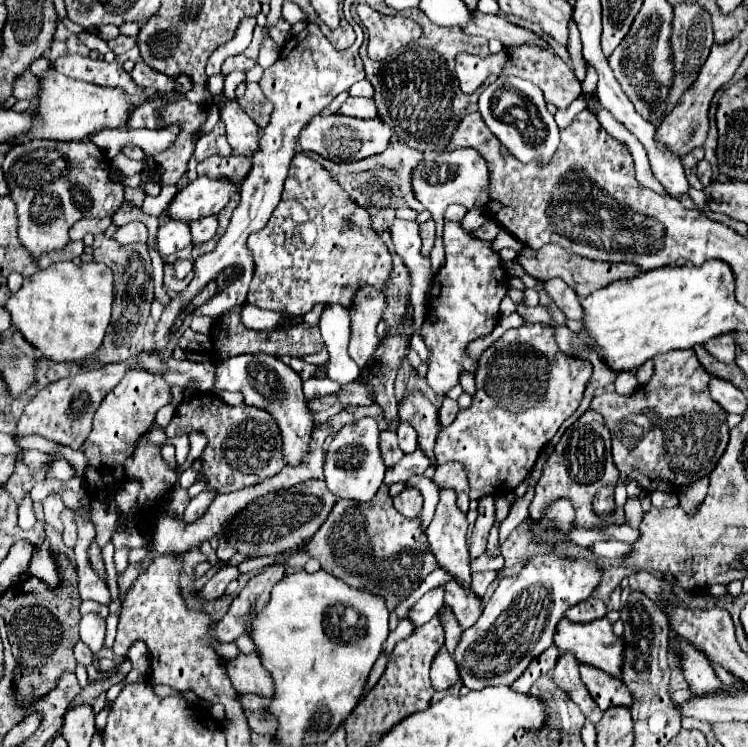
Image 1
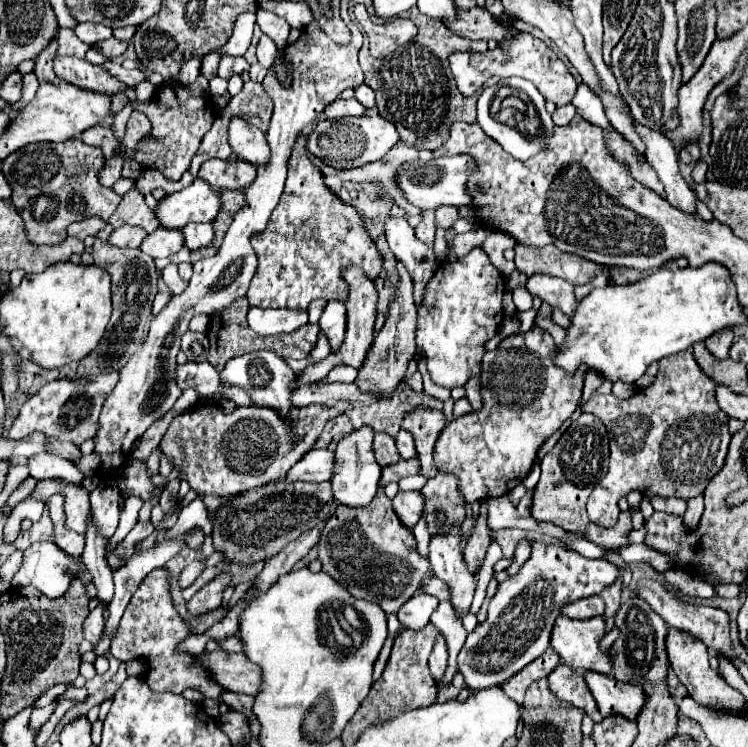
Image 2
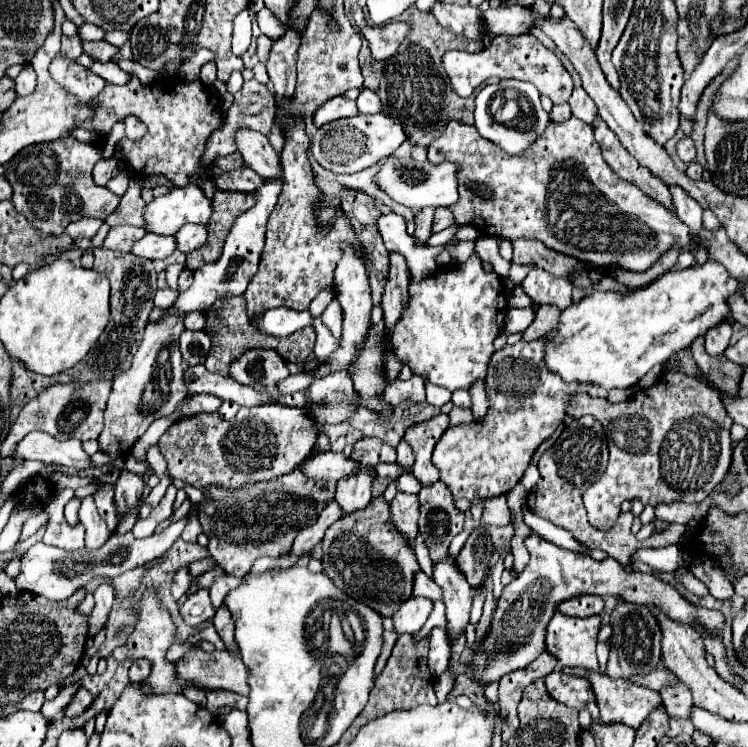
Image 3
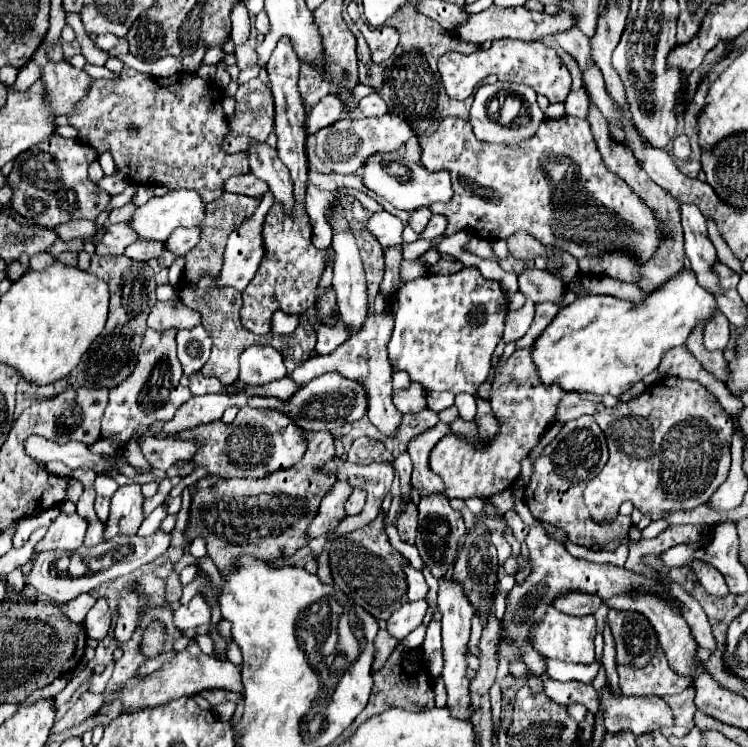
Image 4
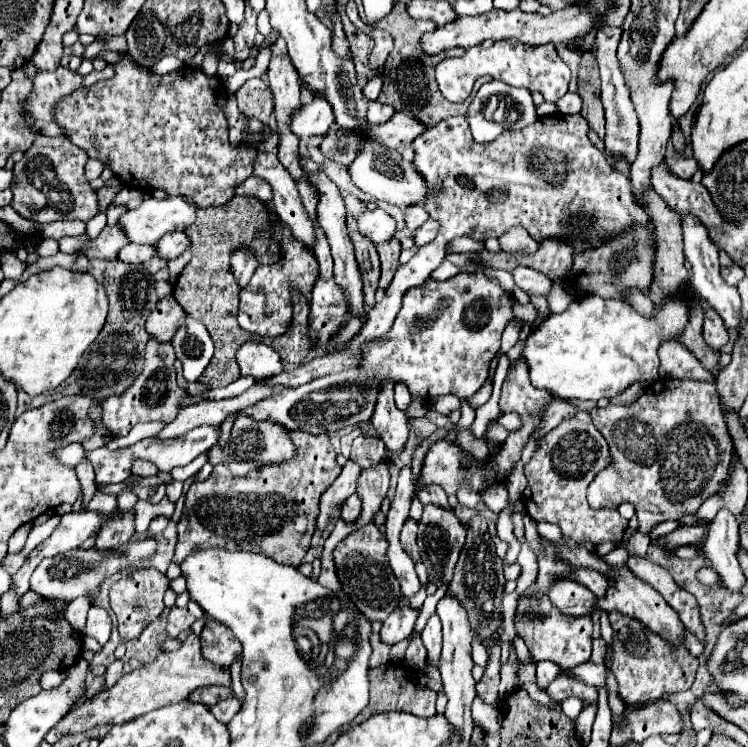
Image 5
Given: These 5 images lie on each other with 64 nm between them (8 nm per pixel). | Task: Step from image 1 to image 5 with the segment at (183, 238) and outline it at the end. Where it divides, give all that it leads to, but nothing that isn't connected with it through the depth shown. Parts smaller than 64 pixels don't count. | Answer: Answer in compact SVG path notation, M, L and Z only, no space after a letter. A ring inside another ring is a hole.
M126 244L118 252L118 260L126 262L126 264L142 264L142 262L150 260L154 254L156 254L156 250L152 246L146 246L146 244Z

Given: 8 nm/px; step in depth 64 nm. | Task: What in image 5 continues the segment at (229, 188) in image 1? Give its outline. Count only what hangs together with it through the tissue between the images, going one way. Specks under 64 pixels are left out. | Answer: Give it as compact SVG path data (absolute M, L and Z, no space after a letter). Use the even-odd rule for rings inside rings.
M150 196L138 208L120 216L120 228L134 244L156 244L160 236L186 230L196 220L196 206L182 200L182 196L168 196L156 200Z

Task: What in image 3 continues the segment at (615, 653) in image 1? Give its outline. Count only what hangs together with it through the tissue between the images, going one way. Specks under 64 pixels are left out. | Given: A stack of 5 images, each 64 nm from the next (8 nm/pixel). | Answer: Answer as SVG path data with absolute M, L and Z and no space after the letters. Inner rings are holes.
M554 612L546 626L544 646L562 666L582 666L592 672L598 670L596 636L600 630L600 616L570 618Z

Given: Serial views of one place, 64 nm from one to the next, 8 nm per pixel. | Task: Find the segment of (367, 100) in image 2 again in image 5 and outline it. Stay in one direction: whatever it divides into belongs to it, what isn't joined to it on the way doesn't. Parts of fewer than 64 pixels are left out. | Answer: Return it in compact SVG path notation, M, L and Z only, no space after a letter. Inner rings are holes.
M370 100L368 102L368 122L370 124L384 124L386 120L390 120L394 116L394 108L392 106L386 106L386 104L380 104L376 100Z

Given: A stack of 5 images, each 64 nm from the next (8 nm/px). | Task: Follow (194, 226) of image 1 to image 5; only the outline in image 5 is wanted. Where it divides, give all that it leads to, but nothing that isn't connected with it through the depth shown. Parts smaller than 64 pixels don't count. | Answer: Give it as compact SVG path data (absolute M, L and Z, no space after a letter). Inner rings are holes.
M170 232L166 236L162 236L158 242L156 242L156 256L162 258L162 260L170 260L170 258L176 258L180 256L186 246L190 244L188 236L184 232Z

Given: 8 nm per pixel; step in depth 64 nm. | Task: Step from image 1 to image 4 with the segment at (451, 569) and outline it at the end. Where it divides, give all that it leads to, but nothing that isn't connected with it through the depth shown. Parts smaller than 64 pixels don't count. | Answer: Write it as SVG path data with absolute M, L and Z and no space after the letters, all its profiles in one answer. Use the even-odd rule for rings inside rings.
M442 580L438 590L438 610L442 614L442 648L444 648L444 668L442 680L448 694L448 710L452 718L470 720L470 680L466 678L468 670L468 638L470 638L470 622L472 622L472 606L464 600L464 592L460 592L460 584L452 584Z

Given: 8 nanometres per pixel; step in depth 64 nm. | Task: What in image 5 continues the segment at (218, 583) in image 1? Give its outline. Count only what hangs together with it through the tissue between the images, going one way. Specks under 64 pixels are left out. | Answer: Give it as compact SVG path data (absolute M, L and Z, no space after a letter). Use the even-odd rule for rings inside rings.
M192 600L188 602L186 608L172 608L168 614L168 626L166 626L168 638L176 638L182 630L190 630L190 626L202 616L204 614L200 612L200 606L192 604Z

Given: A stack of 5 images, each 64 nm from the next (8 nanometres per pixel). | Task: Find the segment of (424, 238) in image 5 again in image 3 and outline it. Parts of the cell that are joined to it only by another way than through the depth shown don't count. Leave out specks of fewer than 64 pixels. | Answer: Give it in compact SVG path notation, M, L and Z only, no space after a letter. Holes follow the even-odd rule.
M436 208L432 232L442 232L448 226L452 226L452 212L448 212L448 208Z

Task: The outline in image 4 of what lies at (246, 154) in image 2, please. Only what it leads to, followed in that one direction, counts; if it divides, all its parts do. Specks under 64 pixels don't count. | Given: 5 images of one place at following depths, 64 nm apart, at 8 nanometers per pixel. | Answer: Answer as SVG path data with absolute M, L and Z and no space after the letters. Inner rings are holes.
M252 144L252 148L248 150L248 158L250 158L252 174L270 186L270 192L274 194L274 202L282 206L282 212L286 216L292 216L294 188L288 168L284 168L276 150L270 148L268 144Z

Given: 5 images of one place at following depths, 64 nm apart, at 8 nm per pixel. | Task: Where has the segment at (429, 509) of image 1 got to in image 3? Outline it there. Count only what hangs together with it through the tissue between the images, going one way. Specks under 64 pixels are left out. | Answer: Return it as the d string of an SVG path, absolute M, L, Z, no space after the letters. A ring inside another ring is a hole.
M420 534L416 536L414 550L416 550L416 560L418 560L418 564L420 564L420 570L426 572L426 574L432 578L432 560L430 560L430 556L428 556L428 548L426 548L426 544L424 544L424 540L422 540Z

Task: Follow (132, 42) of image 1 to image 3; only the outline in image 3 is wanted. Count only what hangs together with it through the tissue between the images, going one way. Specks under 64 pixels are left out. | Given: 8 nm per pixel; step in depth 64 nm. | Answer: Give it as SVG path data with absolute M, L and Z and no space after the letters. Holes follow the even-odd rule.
M82 42L84 54L88 54L92 60L98 62L110 62L110 58L118 52L116 46L110 46L108 42Z

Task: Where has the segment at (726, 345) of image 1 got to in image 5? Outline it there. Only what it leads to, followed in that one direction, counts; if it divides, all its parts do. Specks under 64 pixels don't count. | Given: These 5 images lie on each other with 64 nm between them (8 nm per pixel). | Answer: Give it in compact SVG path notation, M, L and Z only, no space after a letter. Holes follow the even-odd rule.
M704 308L704 340L714 350L720 350L728 342L728 332L712 308Z

